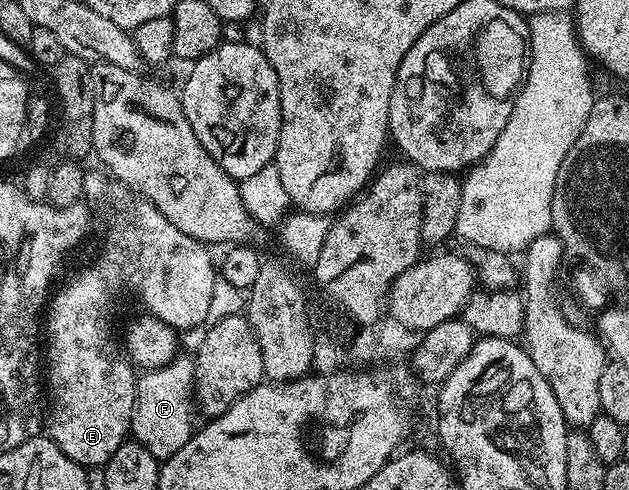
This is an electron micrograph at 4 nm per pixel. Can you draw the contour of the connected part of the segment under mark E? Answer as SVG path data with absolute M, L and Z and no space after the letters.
M96 170L85 172L83 199L105 222L101 252L90 267L75 272L58 291L56 288L43 315L47 435L71 461L86 469L104 468L115 449L127 442L133 425L138 376L118 336L113 336L117 302L130 295L141 302L144 314L184 333L188 327L206 322L211 293L219 278L206 244L175 229L136 191L130 191L104 170Z

